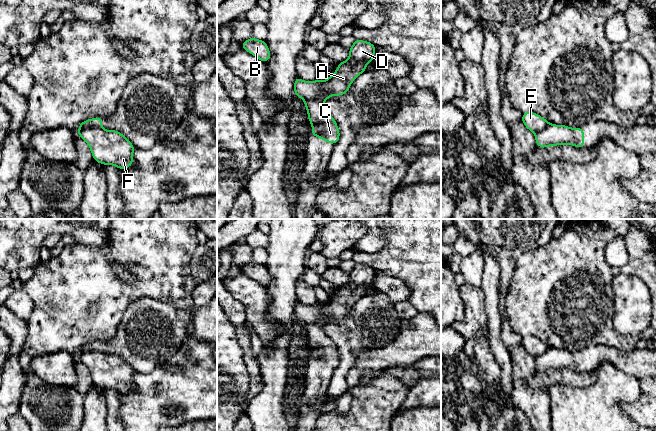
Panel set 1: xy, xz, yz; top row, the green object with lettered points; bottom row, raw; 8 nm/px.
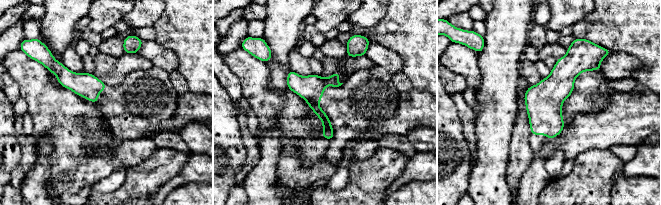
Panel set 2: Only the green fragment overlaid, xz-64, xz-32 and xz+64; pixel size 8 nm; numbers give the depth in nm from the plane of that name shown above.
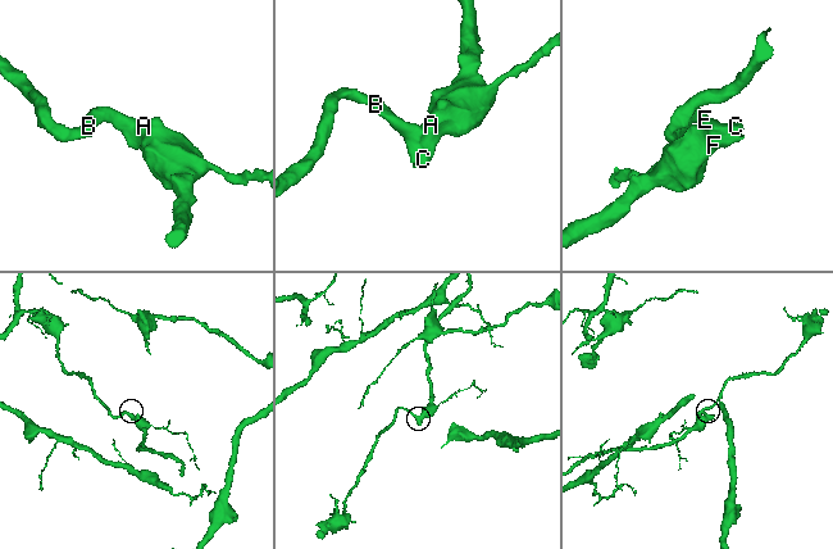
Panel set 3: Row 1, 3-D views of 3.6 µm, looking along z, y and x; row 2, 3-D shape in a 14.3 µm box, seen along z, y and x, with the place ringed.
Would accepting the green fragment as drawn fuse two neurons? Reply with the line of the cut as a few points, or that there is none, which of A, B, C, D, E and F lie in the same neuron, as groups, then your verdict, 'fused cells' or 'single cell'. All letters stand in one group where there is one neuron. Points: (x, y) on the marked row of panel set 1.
cut xz (323, 81), (323, 93), (318, 97), (309, 98), (304, 101); groups A C D F / B E; fused cells

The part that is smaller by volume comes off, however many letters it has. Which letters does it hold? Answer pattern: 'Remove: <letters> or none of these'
Remove: B, E

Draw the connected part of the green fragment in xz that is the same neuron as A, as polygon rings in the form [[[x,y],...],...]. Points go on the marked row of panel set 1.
[[[354,40],[349,49],[349,58],[338,63],[337,70],[323,81],[322,96],[304,101],[313,137],[320,137],[334,145],[339,141],[338,125],[323,103],[333,95],[341,96],[347,93],[356,77],[366,72],[366,65],[373,62],[375,51],[376,47],[371,42]]]

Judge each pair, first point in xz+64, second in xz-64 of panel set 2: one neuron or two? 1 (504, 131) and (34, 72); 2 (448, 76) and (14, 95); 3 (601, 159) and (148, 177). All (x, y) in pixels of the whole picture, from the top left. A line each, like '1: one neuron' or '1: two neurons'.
1: two neurons
2: one neuron
3: one neuron

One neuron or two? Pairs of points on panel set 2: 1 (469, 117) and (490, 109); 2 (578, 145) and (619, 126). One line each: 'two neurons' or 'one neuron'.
1: two neurons
2: one neuron

